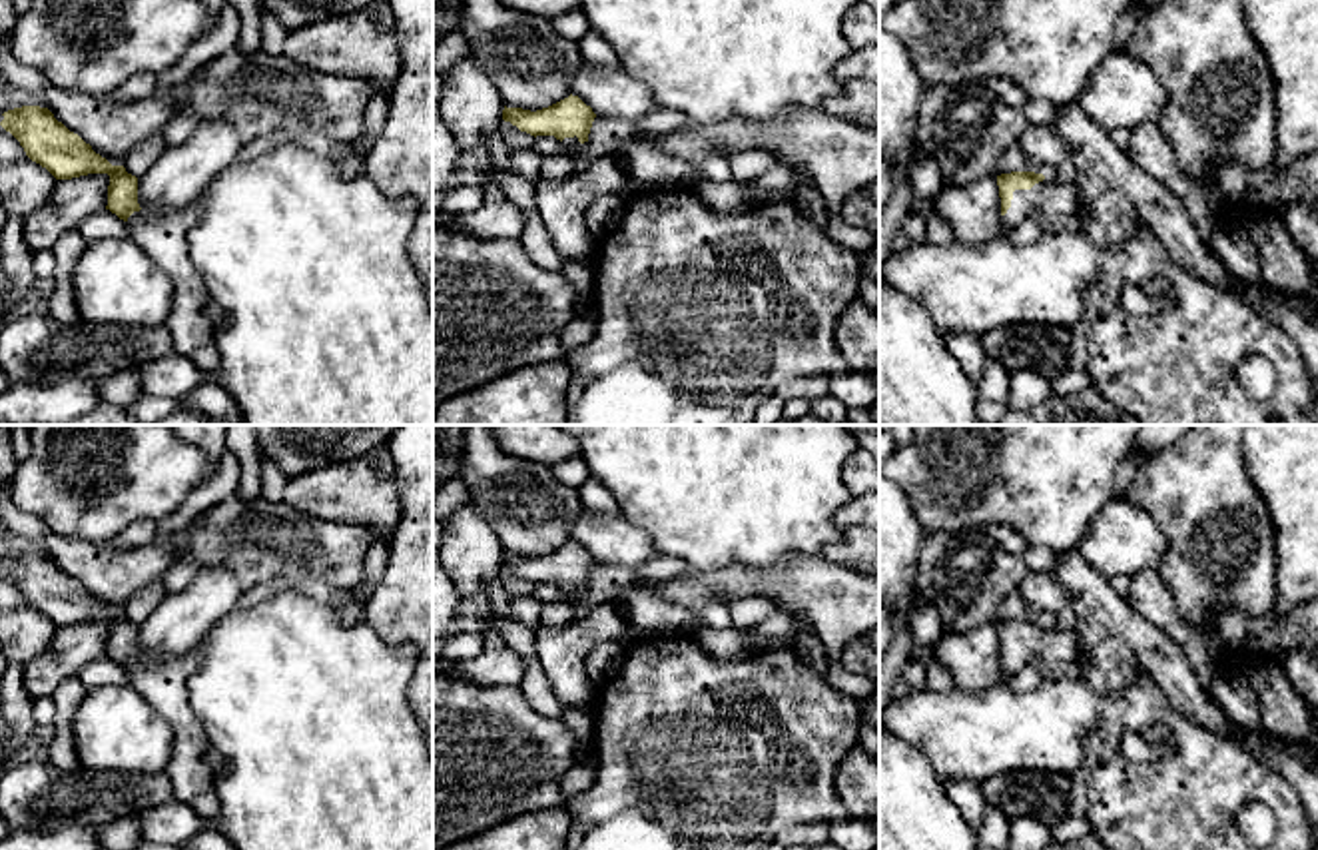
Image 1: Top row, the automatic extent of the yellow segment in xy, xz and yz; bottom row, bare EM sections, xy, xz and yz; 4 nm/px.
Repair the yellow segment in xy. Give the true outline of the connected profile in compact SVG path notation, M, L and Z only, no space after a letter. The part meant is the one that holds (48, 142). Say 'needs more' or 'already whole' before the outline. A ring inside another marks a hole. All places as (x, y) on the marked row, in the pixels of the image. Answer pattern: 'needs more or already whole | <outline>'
needs more | M22 106L2 114L0 126L10 132L26 156L56 180L108 174L108 206L130 227L130 237L173 283L173 307L165 329L173 337L173 357L189 359L199 347L215 345L211 321L203 309L211 301L187 249L187 231L197 223L199 208L160 212L138 200L138 178L124 166L112 166L78 134L70 132L48 108Z

